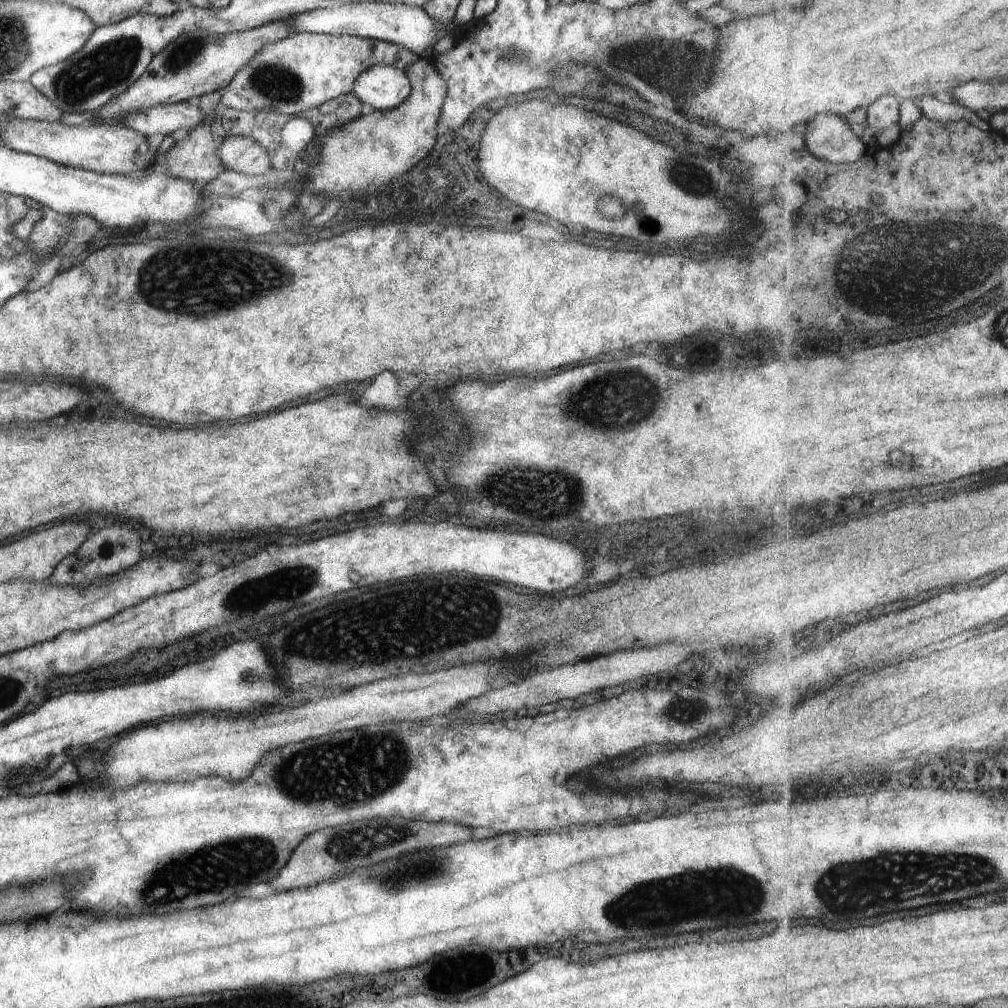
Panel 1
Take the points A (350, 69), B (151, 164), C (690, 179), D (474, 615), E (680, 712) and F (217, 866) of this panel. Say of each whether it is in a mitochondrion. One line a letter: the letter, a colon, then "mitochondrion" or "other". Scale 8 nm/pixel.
A: other
B: other
C: mitochondrion
D: mitochondrion
E: mitochondrion
F: mitochondrion

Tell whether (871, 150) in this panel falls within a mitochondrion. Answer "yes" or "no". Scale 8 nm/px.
no

